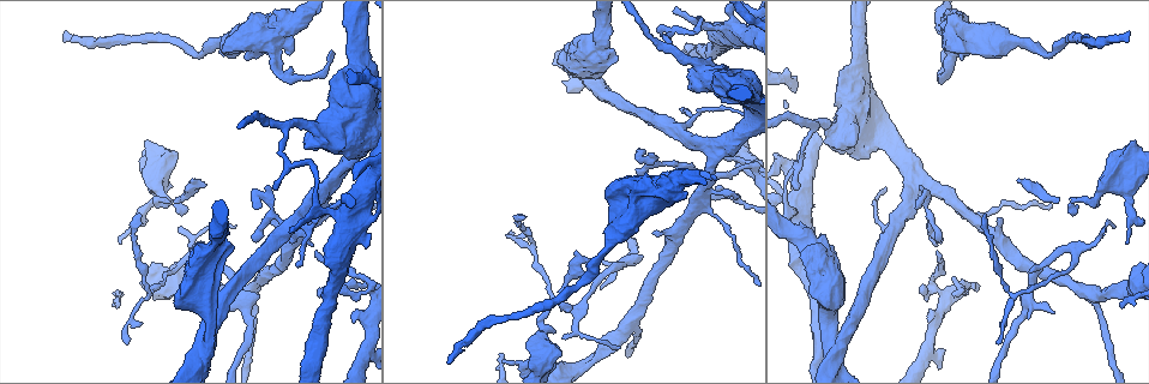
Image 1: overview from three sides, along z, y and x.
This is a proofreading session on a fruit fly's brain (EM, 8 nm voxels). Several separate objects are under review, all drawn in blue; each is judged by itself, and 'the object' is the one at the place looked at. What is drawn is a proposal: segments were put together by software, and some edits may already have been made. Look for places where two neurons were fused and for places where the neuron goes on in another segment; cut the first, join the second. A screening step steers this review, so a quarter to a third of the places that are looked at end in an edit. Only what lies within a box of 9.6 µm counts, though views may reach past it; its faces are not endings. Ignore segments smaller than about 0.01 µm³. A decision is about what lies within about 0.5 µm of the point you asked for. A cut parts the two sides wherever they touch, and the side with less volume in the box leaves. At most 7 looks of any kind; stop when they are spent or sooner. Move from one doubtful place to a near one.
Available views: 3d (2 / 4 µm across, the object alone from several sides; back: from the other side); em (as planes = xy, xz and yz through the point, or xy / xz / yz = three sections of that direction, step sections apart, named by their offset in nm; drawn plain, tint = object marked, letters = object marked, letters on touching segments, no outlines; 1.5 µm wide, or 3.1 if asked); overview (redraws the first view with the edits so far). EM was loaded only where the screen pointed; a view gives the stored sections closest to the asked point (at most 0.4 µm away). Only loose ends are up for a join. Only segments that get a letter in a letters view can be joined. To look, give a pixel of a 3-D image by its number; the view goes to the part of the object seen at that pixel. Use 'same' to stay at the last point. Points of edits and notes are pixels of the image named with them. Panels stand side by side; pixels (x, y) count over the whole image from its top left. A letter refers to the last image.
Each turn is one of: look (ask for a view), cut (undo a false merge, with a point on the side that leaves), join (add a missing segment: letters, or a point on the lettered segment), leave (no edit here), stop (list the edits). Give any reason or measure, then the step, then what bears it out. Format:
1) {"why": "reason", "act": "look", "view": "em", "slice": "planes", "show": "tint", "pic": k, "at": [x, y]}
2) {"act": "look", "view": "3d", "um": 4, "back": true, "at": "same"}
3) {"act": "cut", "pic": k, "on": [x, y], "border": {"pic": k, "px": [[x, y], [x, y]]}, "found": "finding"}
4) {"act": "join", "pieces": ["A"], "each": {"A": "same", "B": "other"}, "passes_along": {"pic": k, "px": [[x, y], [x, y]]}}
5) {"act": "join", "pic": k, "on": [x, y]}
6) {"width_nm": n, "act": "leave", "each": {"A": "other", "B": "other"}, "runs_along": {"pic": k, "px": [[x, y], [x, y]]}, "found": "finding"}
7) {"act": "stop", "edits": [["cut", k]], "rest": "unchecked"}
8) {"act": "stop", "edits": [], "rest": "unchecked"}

{"why": "tapers out", "act": "look", "view": "3d", "um": 2, "pic": 1, "at": [300, 264]}

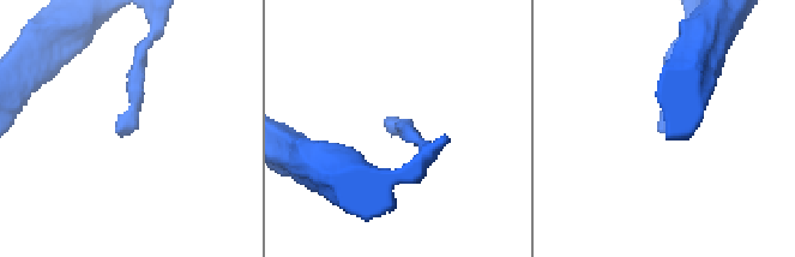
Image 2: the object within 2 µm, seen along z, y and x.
{"act": "look", "view": "em", "slice": "xz", "step": 8, "show": "letters", "pic": 2, "at": [393, 133]}

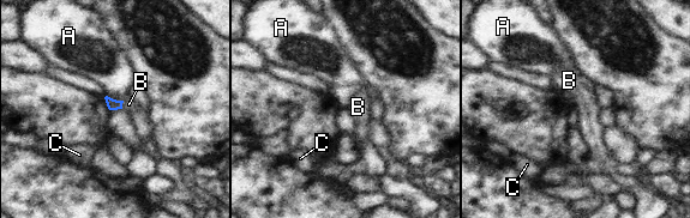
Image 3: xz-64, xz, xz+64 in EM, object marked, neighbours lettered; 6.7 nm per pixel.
{"why": "another direction", "act": "look", "view": "em", "slice": "planes", "show": "letters", "at": "same"}

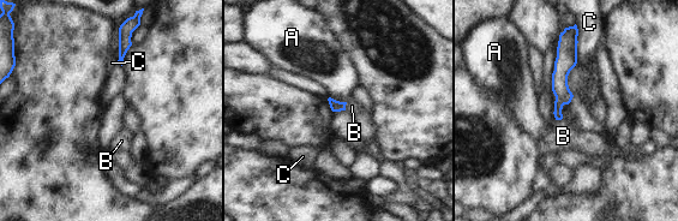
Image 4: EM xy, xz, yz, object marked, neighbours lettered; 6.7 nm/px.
{"act": "leave", "each": {"A": "other", "B": "other", "C": "other"}, "found": "no lettered segment goes on from it"}

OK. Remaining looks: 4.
{"why": "end of a long branch", "act": "look", "view": "3d", "um": 2, "pic": 1, "at": [451, 363]}

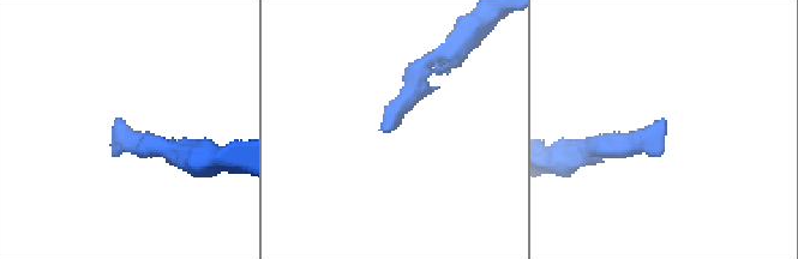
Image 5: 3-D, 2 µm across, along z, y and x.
{"why": "now the EM", "act": "look", "view": "em", "slice": "xz", "step": 4, "show": "tint", "pic": 5, "at": [115, 119]}

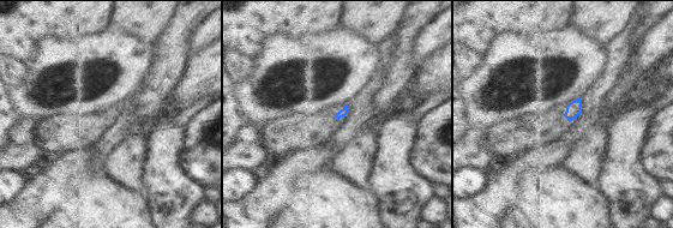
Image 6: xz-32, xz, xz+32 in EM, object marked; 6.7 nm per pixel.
{"act": "look", "view": "em", "slice": "planes", "show": "letters", "at": "same"}

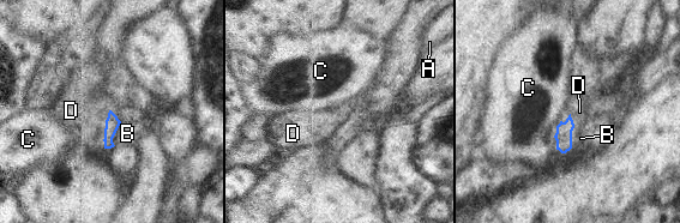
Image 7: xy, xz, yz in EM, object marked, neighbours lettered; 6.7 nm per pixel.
{"act": "join", "pieces": ["D"], "each": {"A": "other", "B": "other", "C": "other", "D": "same"}, "passes_along": {"pic": 7, "px": [[112, 124], [106, 125], [72, 110]]}, "found": "the neuron continues"}

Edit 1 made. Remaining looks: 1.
{"act": "stop", "edits": [["join", 7]], "rest": "unchecked"}

